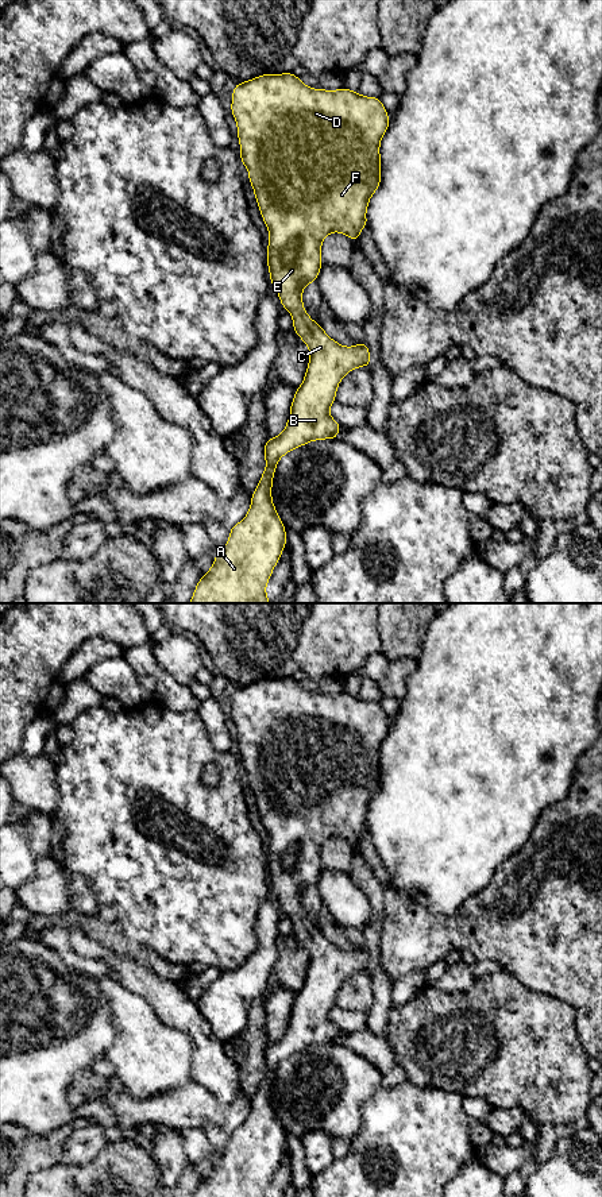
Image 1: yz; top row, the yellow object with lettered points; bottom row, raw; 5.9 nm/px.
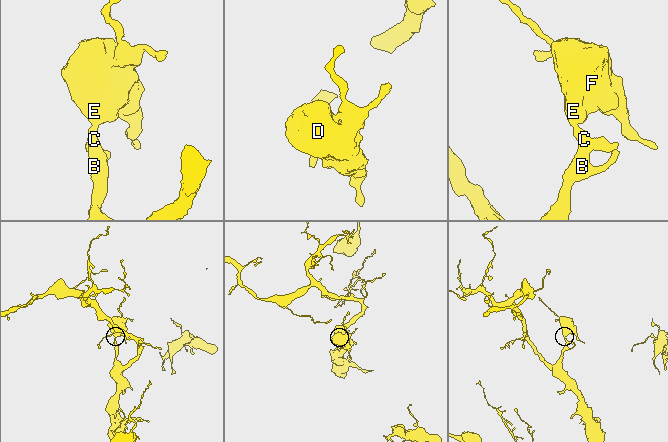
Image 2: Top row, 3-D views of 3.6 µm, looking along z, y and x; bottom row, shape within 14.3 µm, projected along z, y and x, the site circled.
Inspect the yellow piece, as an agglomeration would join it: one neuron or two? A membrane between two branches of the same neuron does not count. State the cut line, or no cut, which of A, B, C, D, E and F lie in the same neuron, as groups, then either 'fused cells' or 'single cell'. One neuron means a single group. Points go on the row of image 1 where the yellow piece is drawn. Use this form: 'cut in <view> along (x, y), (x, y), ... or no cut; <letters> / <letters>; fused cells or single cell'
no cut; A B C D E F; single cell

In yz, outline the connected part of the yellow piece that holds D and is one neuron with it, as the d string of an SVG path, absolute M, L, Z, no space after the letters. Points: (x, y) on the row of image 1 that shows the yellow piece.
M294 73L261 74L246 82L238 82L232 90L231 113L238 126L240 162L248 170L248 179L259 206L262 219L269 229L267 269L271 285L275 287L283 310L293 318L293 331L309 348L309 363L304 381L296 389L290 414L283 432L270 437L263 448L266 468L251 494L251 506L246 517L229 526L229 538L223 549L217 549L213 565L200 578L189 603L270 603L266 586L274 567L286 545L286 528L273 505L273 478L279 459L288 452L314 440L336 440L343 428L329 416L329 406L340 381L346 374L358 368L370 368L370 348L364 343L344 347L331 339L321 324L313 321L302 304L302 290L316 282L321 262L321 243L332 232L347 235L352 242L359 240L363 227L368 227L366 212L371 196L381 185L381 139L389 128L390 117L379 97L366 97L347 88L337 90L313 89L306 86Z

